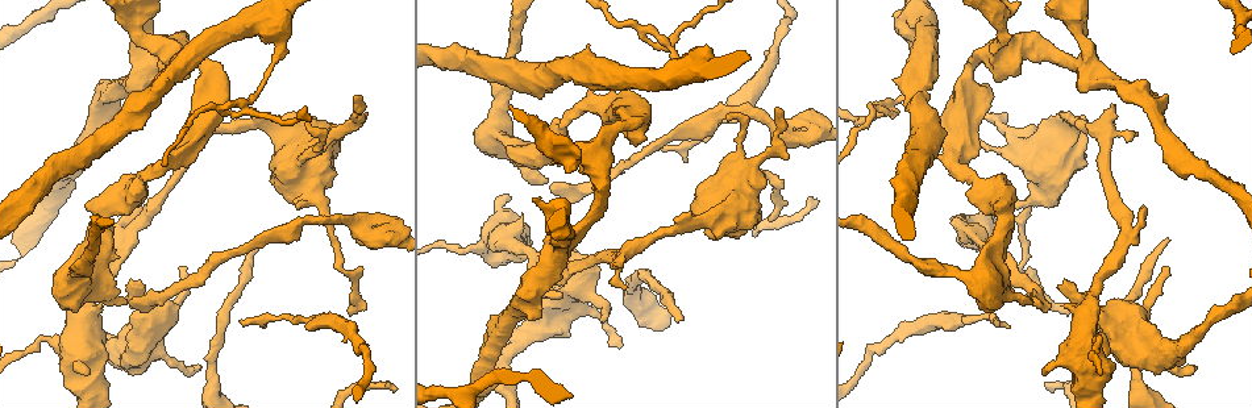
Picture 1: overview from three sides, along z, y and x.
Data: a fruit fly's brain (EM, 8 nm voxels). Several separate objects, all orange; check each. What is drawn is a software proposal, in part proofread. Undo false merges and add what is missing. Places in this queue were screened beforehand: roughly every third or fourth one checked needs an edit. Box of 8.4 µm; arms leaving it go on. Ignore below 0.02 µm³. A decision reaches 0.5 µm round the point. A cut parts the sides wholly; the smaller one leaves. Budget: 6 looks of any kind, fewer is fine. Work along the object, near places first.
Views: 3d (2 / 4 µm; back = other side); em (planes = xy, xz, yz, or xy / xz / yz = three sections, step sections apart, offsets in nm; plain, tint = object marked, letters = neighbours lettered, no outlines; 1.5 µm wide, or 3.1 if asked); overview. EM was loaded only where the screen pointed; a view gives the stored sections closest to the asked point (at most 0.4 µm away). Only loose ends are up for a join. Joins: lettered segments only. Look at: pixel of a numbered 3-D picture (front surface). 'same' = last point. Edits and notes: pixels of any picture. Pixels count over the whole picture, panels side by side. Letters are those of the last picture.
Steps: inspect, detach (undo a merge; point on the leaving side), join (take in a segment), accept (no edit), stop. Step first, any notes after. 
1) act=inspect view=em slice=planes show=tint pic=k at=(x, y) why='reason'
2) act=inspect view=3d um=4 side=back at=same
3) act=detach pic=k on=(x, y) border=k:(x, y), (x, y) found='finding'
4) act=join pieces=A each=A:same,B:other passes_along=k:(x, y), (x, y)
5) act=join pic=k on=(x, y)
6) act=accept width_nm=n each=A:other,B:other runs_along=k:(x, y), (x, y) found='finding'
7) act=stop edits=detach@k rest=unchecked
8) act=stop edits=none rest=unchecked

act=inspect view=em slice=planes show=plain pic=1 at=(1082, 337) why='small branch off a trunk'

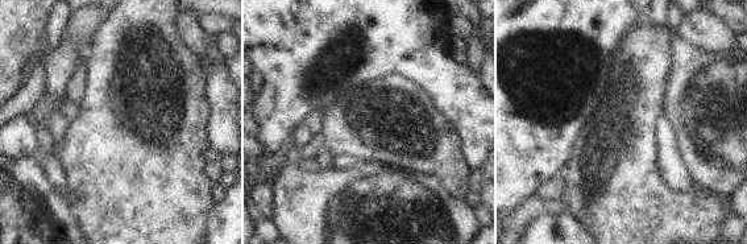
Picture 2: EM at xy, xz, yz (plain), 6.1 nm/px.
act=inspect view=em slice=planes show=tint at=same why='with the object marked'

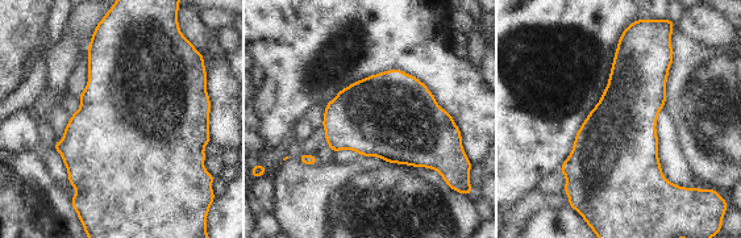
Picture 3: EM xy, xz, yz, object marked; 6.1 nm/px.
act=inspect view=em slice=planes show=letters at=same why='what lies round it'

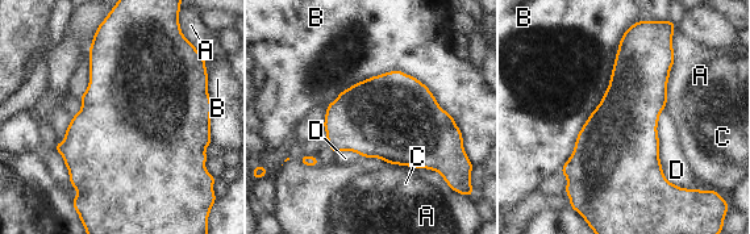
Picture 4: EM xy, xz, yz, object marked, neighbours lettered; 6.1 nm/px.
act=accept each=A:other,B:other,C:other,D:other found='one neuron here'

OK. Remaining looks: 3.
act=inspect view=3d um=4 side=back pic=1 at=(1111, 107) why='branch stops here'

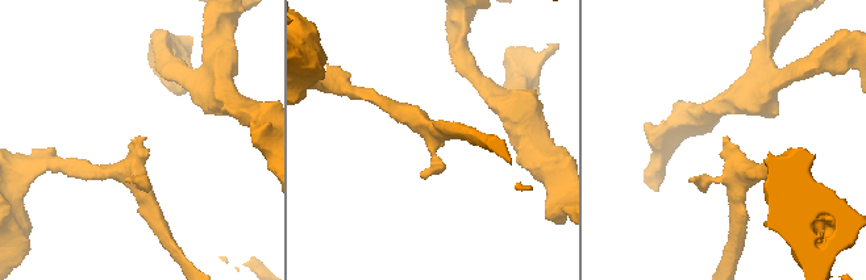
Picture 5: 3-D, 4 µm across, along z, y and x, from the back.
act=inspect view=em slice=yz step=4 show=letters pic=5 at=(725, 141)

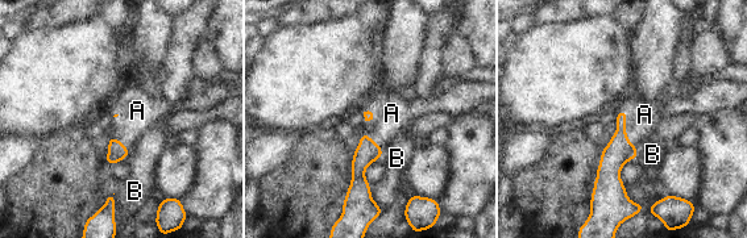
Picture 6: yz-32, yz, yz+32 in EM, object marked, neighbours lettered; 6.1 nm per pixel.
act=inspect view=em slice=planes show=letters at=same why='another direction'

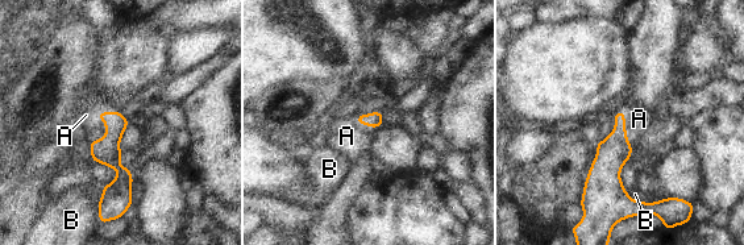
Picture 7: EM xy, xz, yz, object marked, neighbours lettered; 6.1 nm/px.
act=join pieces=A each=A:same,B:other passes_along=7:(106, 150), (103, 121), (86, 115) found='the neuron continues'

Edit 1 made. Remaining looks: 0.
act=stop edits=join@7 rest=unchecked

